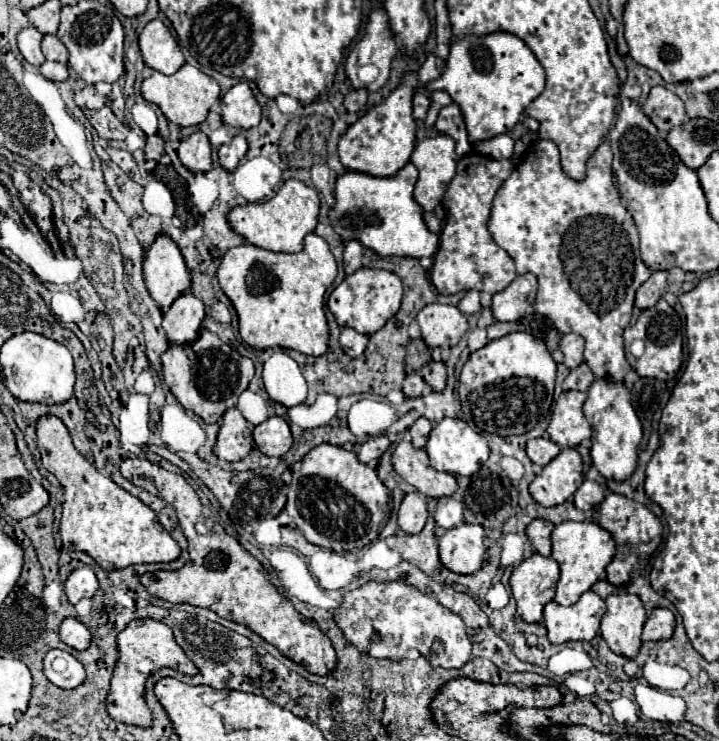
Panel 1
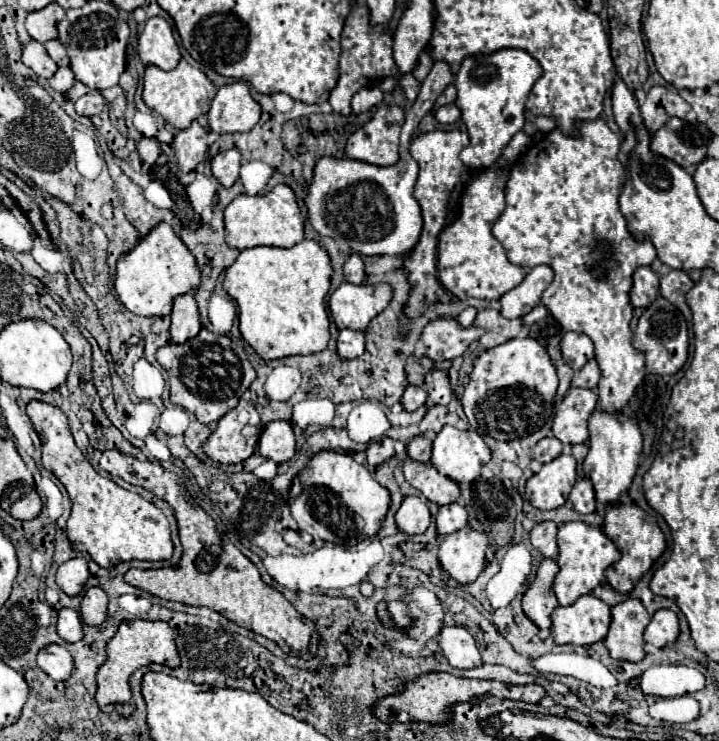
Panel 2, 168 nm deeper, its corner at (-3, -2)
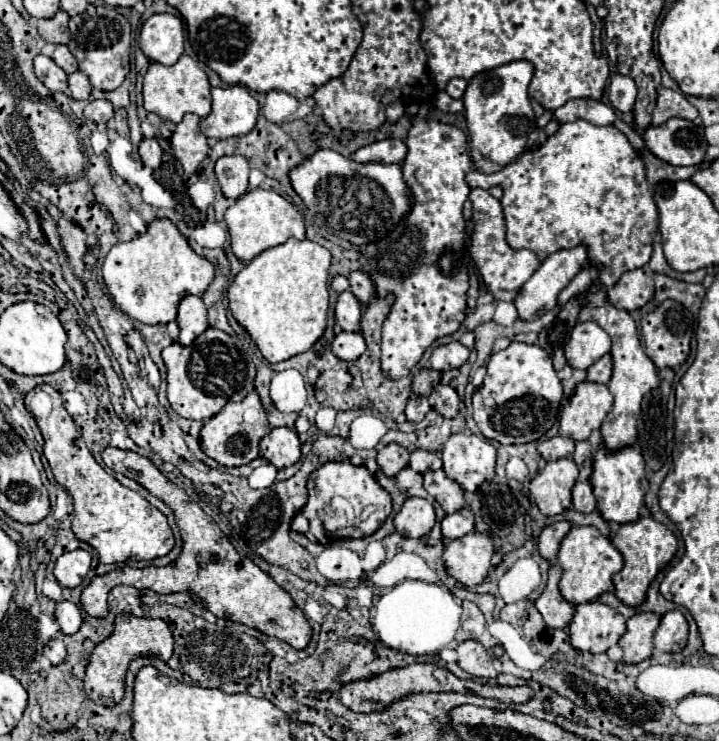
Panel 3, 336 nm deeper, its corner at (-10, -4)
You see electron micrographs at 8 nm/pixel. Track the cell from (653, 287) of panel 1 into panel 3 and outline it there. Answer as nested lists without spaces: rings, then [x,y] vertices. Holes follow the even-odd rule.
[[[634,269],[624,273],[614,287],[608,289],[606,299],[624,311],[634,311],[644,307],[654,295],[654,281],[644,269]]]

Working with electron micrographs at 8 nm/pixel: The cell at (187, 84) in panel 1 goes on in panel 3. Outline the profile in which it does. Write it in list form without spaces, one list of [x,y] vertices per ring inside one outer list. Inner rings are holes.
[[[182,55],[172,67],[162,63],[150,63],[148,73],[144,75],[144,109],[168,119],[172,123],[180,123],[186,113],[194,113],[198,117],[206,117],[210,113],[210,83],[206,73],[188,57]]]

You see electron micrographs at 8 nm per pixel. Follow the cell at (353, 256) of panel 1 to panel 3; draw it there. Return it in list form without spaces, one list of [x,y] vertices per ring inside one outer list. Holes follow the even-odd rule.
[[[354,271],[352,275],[350,275],[350,291],[354,293],[354,297],[362,303],[362,305],[368,305],[368,303],[372,303],[374,301],[374,287],[372,287],[372,283],[370,283],[370,277],[366,275],[366,273],[362,273],[362,271]]]

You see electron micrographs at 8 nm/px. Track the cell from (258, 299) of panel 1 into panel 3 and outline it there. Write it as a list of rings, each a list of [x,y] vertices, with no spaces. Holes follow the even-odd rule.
[[[288,239],[284,245],[272,247],[252,259],[230,283],[228,301],[234,319],[250,333],[262,355],[270,363],[286,361],[298,353],[310,349],[326,329],[326,311],[328,311],[328,269],[330,269],[330,251],[308,239]]]

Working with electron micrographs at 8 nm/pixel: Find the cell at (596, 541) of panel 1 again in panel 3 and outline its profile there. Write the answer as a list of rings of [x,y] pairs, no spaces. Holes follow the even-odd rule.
[[[572,527],[572,531],[564,537],[558,551],[558,565],[562,567],[560,593],[572,605],[594,601],[598,595],[612,591],[612,575],[624,567],[622,553],[612,545],[608,537],[604,537],[596,527]]]

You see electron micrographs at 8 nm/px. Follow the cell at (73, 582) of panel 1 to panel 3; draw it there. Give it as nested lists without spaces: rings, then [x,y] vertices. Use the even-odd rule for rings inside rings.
[[[76,549],[64,553],[56,559],[54,577],[64,587],[78,587],[90,569],[90,553],[84,549]]]

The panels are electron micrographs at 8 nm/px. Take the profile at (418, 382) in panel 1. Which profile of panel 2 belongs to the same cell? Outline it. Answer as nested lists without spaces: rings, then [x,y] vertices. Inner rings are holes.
[[[409,385],[409,387],[405,389],[403,397],[401,397],[401,405],[403,405],[407,411],[415,411],[417,407],[425,405],[425,401],[427,401],[427,393],[425,393],[421,387],[417,387],[417,385]]]

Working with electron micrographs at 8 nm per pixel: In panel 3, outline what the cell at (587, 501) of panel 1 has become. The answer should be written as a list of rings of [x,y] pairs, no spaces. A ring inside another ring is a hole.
[[[576,481],[576,485],[572,487],[572,505],[580,513],[596,511],[596,499],[592,495],[592,485],[588,481],[586,483]]]

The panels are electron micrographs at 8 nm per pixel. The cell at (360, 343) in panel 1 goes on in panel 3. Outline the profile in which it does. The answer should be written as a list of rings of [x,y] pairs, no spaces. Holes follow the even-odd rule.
[[[340,331],[332,341],[332,353],[344,361],[356,361],[364,351],[366,351],[366,343],[360,333]]]

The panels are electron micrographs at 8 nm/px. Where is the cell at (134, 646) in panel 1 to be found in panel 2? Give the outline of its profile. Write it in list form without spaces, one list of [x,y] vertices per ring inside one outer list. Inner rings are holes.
[[[123,621],[115,637],[107,643],[107,661],[97,671],[97,703],[105,713],[115,713],[119,717],[131,717],[135,713],[135,701],[131,693],[131,675],[151,663],[169,665],[171,669],[181,667],[177,645],[173,639],[173,629],[165,621]]]

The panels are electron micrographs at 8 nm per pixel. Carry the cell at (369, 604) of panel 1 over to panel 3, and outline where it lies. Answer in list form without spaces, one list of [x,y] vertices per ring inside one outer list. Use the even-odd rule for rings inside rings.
[[[464,641],[456,647],[456,651],[458,651],[458,665],[472,677],[494,679],[498,675],[496,669],[492,667],[492,657],[478,641]]]

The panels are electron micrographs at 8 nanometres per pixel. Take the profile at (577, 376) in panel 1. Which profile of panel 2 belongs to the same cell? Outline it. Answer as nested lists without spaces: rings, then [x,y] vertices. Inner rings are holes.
[[[591,359],[581,371],[575,373],[571,385],[573,387],[583,387],[583,389],[595,389],[597,383],[599,383],[599,377],[601,377],[601,371],[599,371],[595,359]]]

